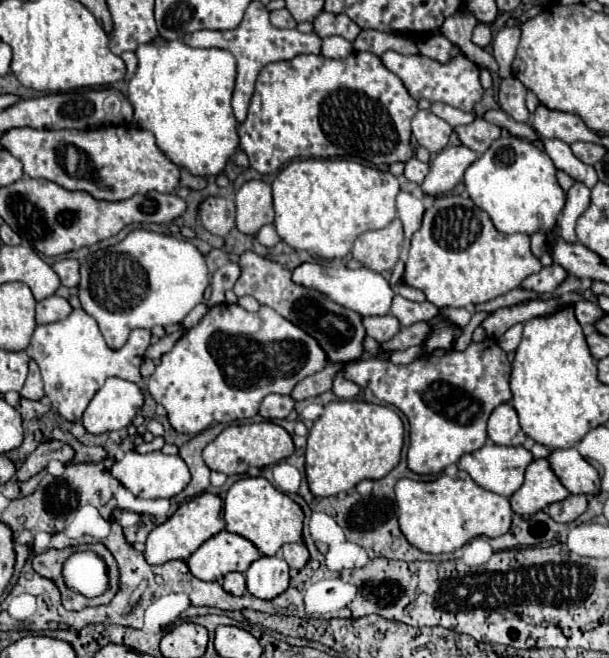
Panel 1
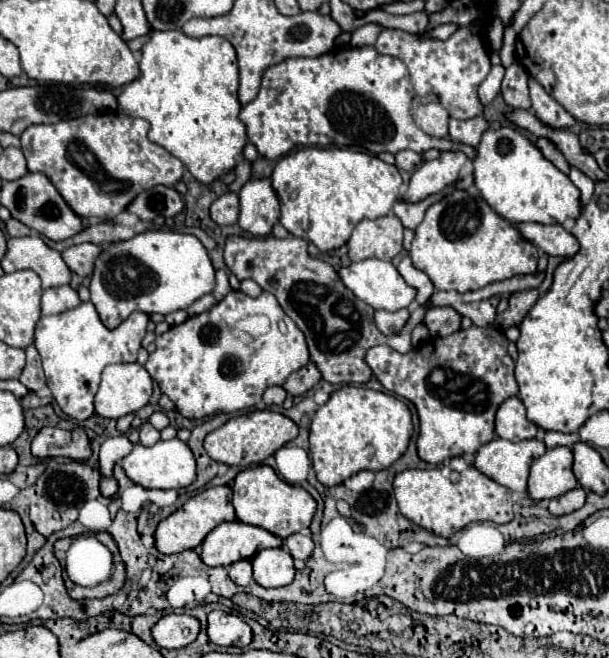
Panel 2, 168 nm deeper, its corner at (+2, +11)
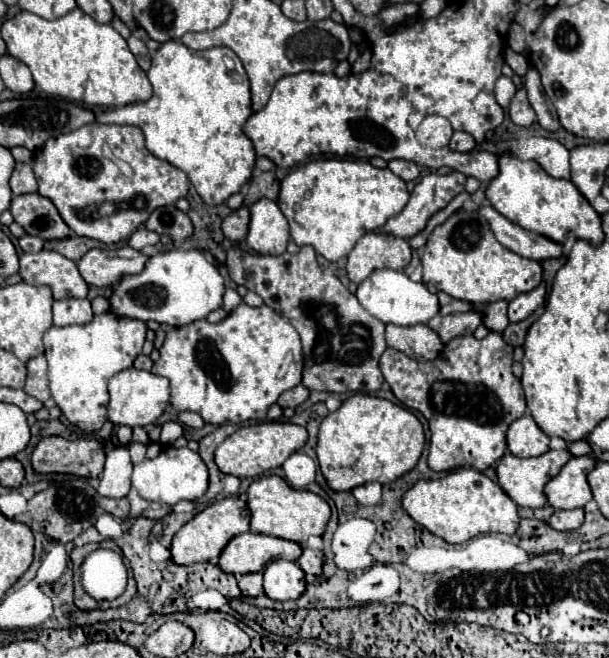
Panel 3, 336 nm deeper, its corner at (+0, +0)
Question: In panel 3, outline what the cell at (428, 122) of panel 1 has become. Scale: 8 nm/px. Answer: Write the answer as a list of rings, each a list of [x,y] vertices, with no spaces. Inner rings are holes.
[[[427,115],[421,125],[417,127],[415,131],[419,143],[431,147],[431,149],[441,149],[441,147],[447,147],[449,145],[449,139],[453,135],[453,129],[451,129],[451,123],[441,117],[441,115]]]

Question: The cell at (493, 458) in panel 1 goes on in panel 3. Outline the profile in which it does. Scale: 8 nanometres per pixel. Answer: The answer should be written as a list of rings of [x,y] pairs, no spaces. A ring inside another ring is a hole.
[[[561,449],[561,451],[547,451],[541,457],[529,457],[529,459],[519,459],[515,455],[511,455],[507,451],[507,455],[503,455],[503,459],[497,463],[497,475],[499,475],[499,485],[503,487],[503,491],[507,491],[507,495],[521,507],[543,507],[547,505],[547,497],[545,497],[545,485],[559,475],[561,467],[571,459],[569,449]]]

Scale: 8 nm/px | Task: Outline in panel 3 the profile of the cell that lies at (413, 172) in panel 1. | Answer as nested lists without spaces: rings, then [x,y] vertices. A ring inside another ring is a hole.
[[[393,159],[387,163],[387,167],[397,175],[401,177],[403,181],[413,181],[419,177],[419,167],[413,163],[413,161],[403,161],[403,159]]]

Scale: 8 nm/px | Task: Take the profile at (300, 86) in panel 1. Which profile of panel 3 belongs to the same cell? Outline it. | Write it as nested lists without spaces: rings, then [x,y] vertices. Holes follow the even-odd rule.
[[[375,69],[347,77],[305,71],[287,75],[275,83],[269,103],[245,123],[245,135],[253,141],[257,155],[269,157],[279,167],[293,167],[317,155],[349,159],[381,157],[385,161],[407,159],[429,169],[447,165],[481,183],[489,183],[497,177],[499,157],[493,153],[477,149],[459,153],[449,147],[441,151],[421,149],[413,129],[407,125],[411,111],[413,107],[405,99],[405,87],[391,75],[379,75]]]

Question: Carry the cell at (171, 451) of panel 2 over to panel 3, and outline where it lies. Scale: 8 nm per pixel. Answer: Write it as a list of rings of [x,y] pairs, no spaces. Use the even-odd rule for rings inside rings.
[[[165,447],[155,459],[145,459],[133,469],[133,487],[147,501],[157,501],[163,505],[177,505],[179,501],[195,501],[209,487],[209,471],[199,453],[189,447]]]

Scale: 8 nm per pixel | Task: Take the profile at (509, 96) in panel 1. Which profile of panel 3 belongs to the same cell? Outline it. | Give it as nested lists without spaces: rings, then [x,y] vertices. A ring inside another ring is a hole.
[[[519,89],[509,105],[509,115],[513,119],[513,123],[517,125],[523,125],[523,127],[529,127],[533,121],[535,121],[535,111],[527,99],[527,91],[525,89]]]

